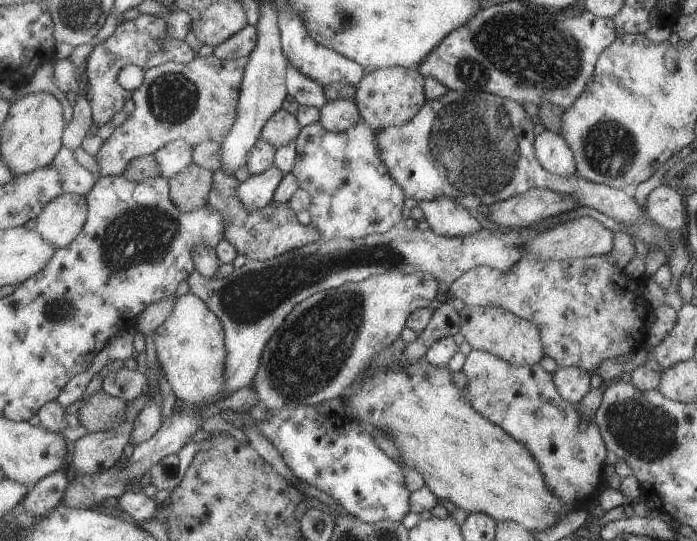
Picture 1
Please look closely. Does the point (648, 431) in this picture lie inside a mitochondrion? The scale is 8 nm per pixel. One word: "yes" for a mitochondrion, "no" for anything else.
yes

